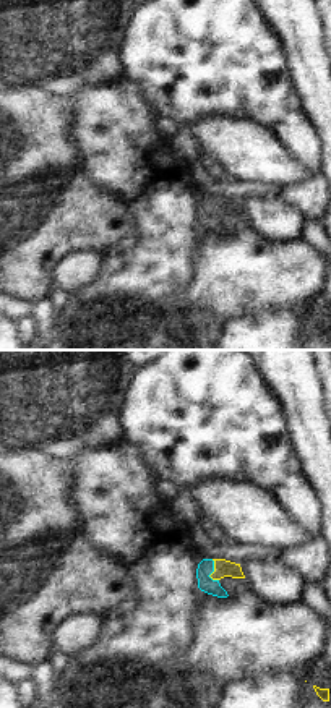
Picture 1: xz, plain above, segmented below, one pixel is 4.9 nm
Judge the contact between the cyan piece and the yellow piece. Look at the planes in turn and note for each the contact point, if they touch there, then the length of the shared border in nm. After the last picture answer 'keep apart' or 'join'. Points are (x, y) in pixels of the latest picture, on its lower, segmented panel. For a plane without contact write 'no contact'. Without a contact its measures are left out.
meets cyan at (211, 572); contact 120 nm long

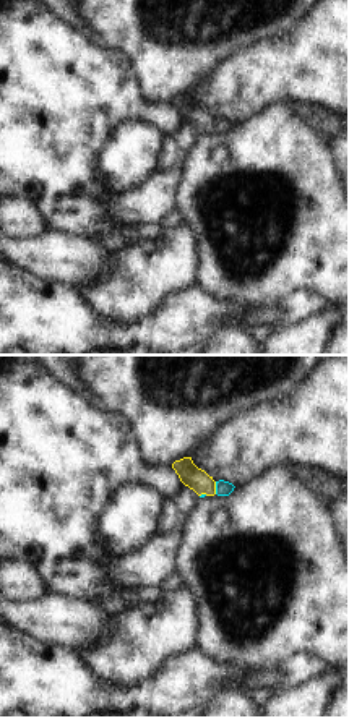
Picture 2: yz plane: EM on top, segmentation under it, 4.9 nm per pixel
meets cyan at (216, 488); contact 60 nm long

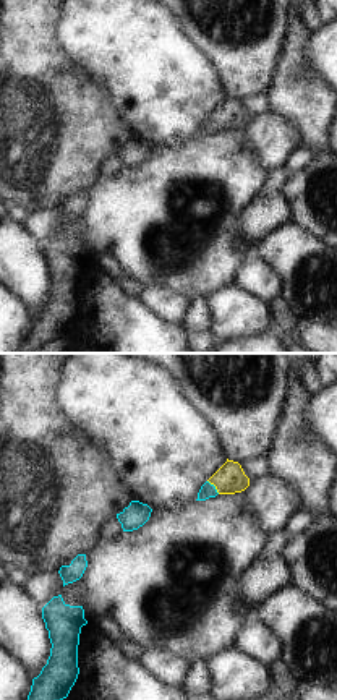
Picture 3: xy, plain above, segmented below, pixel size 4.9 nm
meets cyan at (214, 486); contact 90 nm long

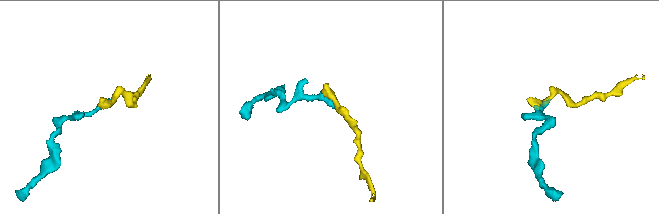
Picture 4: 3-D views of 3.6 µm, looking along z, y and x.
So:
join

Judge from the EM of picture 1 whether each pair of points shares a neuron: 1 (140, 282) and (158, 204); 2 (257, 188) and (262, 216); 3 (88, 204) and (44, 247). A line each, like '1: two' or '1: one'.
1: one
2: two
3: one

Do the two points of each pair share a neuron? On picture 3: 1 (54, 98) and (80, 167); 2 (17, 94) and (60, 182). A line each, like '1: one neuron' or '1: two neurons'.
1: one neuron
2: one neuron

